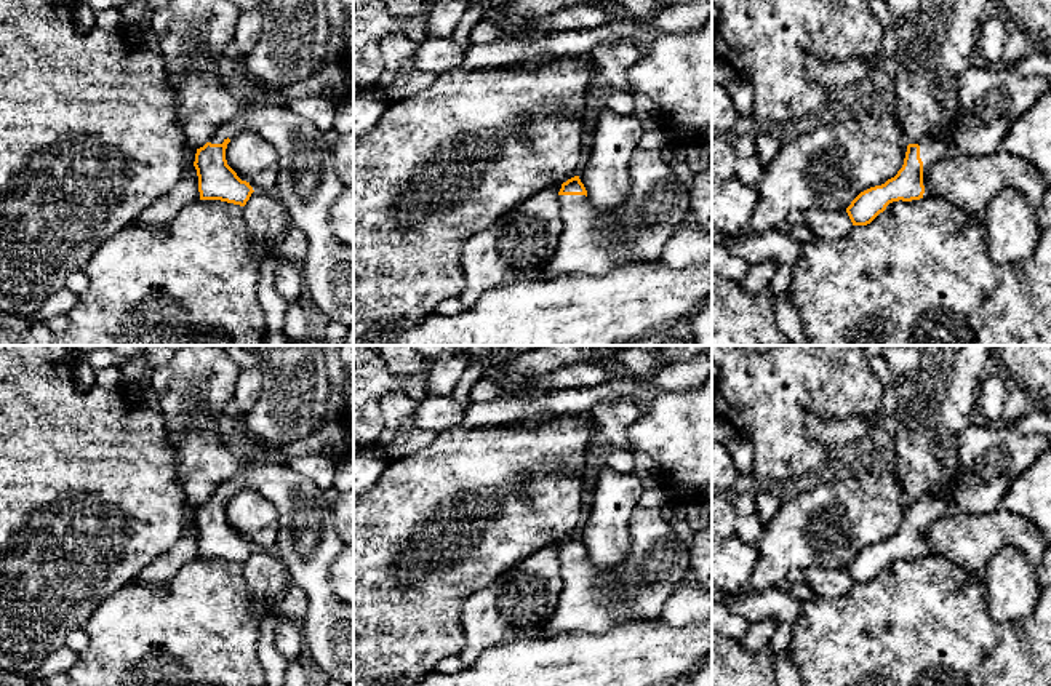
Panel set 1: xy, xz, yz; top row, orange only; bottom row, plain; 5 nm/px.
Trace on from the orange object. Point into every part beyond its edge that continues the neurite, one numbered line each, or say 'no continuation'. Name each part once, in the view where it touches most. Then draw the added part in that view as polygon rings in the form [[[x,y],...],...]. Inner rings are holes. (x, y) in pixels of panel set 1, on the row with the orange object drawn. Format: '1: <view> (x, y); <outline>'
1: yz (989, 99); [[[971,66],[957,77],[957,115],[952,131],[945,141],[926,136],[917,144],[920,146],[920,158],[923,162],[923,197],[929,197],[926,171],[944,157],[982,155],[1001,149],[1001,142],[1009,126],[1024,115],[1038,98],[1051,91],[1051,83],[1041,75],[1022,77],[1008,67],[977,67]]]

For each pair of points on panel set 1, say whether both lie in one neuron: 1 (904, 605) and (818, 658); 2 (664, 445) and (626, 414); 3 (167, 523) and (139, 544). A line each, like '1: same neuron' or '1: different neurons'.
1: same neuron
2: different neurons
3: same neuron

